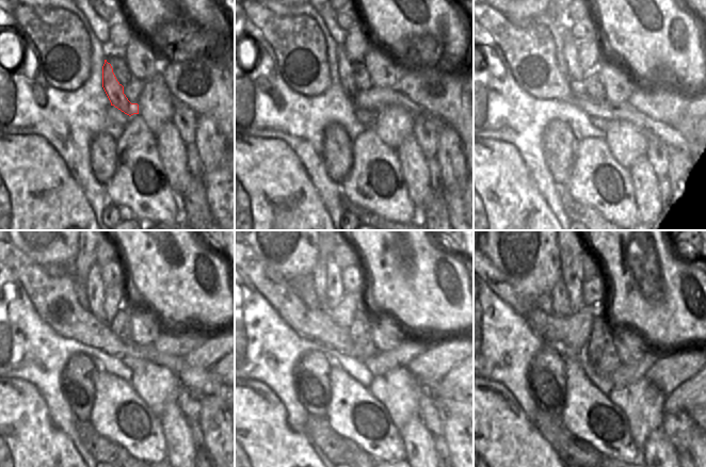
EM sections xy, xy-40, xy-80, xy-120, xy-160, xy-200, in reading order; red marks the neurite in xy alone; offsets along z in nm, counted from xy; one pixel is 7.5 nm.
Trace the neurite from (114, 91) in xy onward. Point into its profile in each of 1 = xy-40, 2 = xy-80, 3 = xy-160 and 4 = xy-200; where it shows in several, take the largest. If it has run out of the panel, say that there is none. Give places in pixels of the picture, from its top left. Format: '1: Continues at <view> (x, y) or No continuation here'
1: Continues at xy-40 (346, 67)
2: Continues at xy-80 (571, 45)
3: Continues at xy-160 (335, 291)
4: Continues at xy-200 (570, 254)

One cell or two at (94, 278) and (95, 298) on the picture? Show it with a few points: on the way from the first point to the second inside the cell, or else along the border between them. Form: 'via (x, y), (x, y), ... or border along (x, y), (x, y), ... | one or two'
via (94, 283), (95, 293) | one

